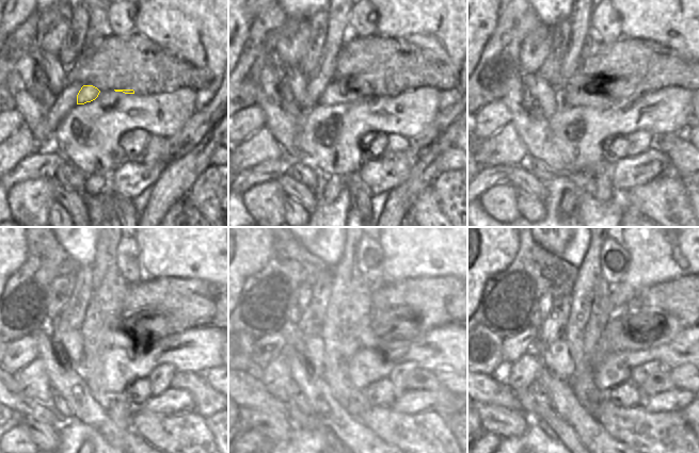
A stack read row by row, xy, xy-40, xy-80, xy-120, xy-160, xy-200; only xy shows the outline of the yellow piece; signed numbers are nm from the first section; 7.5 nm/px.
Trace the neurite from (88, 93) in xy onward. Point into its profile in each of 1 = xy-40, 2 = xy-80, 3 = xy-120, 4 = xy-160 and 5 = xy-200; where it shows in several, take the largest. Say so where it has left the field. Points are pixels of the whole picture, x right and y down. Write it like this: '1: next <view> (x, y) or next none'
1: next xy-40 (332, 93)
2: next xy-80 (562, 100)
3: next xy-120 (137, 338)
4: next xy-160 (408, 326)
5: next xy-200 (653, 327)

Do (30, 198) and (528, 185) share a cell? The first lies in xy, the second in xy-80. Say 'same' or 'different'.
different

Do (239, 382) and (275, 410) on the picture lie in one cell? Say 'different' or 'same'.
same

